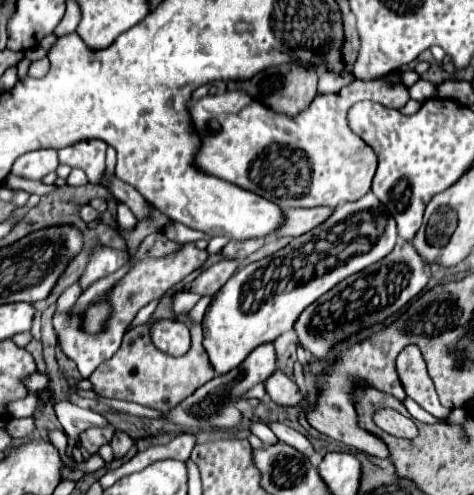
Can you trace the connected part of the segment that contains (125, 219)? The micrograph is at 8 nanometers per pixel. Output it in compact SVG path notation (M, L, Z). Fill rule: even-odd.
M119 203L119 207L117 207L117 223L119 223L119 227L123 229L123 231L131 231L131 229L135 229L135 225L137 225L137 219L133 217L133 213L123 205L123 203Z

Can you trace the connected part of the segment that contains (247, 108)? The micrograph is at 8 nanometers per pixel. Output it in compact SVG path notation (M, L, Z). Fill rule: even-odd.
M355 79L339 93L317 95L311 107L299 113L295 119L267 109L259 101L251 99L245 91L207 95L189 109L193 129L201 141L201 147L195 153L195 167L261 197L273 197L273 203L285 205L285 209L319 205L335 209L347 201L357 201L369 193L371 179L377 169L377 157L373 149L353 135L345 119L349 107L363 99L401 109L409 101L409 93L407 87L389 85L381 79ZM273 145L277 145L277 157L309 157L309 193L297 193L297 197L277 197L277 189L273 189L273 185L269 185L269 189L261 185L261 149L273 149Z

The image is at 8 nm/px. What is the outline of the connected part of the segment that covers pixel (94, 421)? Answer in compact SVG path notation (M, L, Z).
M57 401L55 403L55 413L57 413L57 419L59 419L59 423L63 425L63 429L67 433L67 455L72 459L75 439L79 437L81 431L85 431L89 427L105 427L105 425L109 425L109 421L103 415L99 415L99 413L95 413L91 409L81 409L81 407L77 407L73 403L67 403L67 401Z

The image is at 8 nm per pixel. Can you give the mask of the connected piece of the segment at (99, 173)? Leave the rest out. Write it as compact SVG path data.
M87 139L79 141L71 147L59 149L59 163L69 167L79 167L85 171L91 185L99 185L105 171L105 141Z

